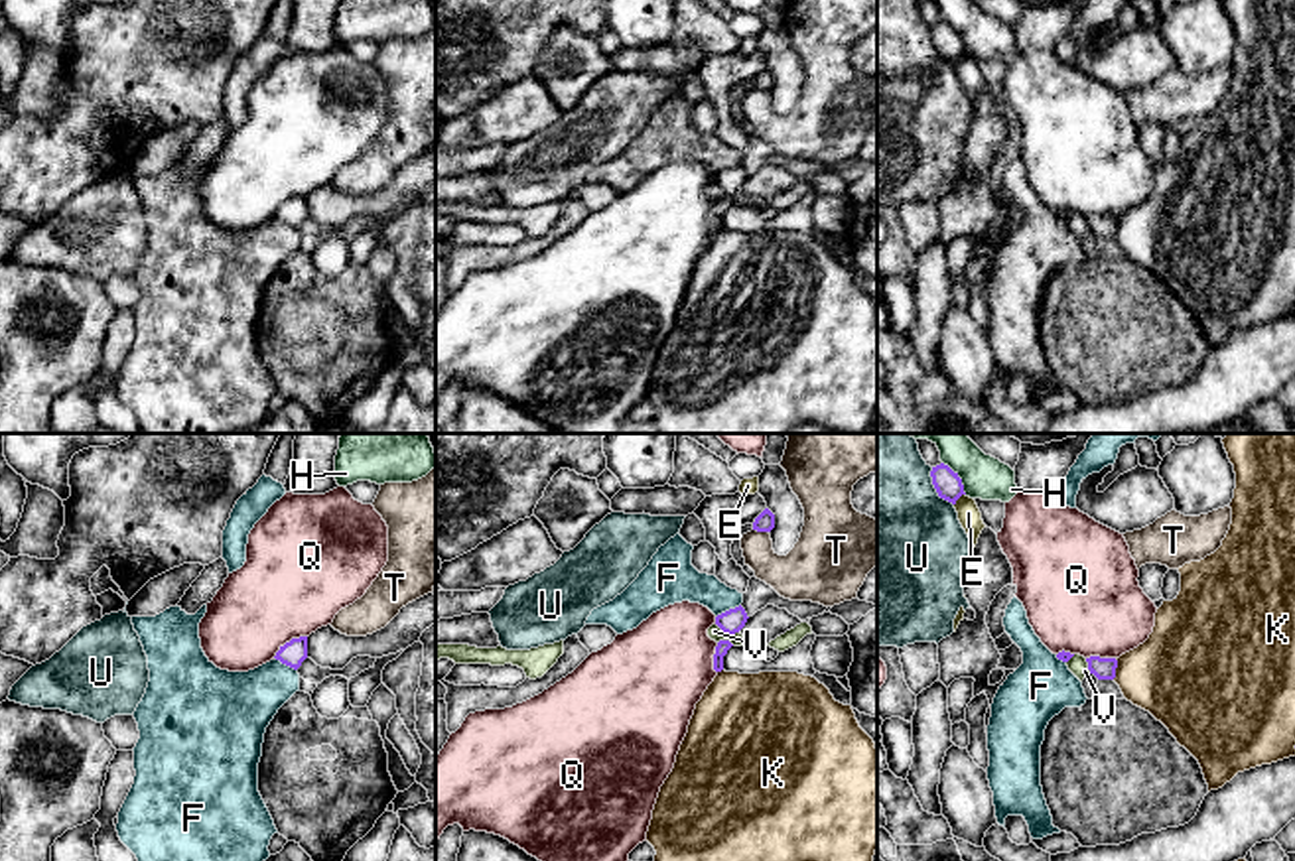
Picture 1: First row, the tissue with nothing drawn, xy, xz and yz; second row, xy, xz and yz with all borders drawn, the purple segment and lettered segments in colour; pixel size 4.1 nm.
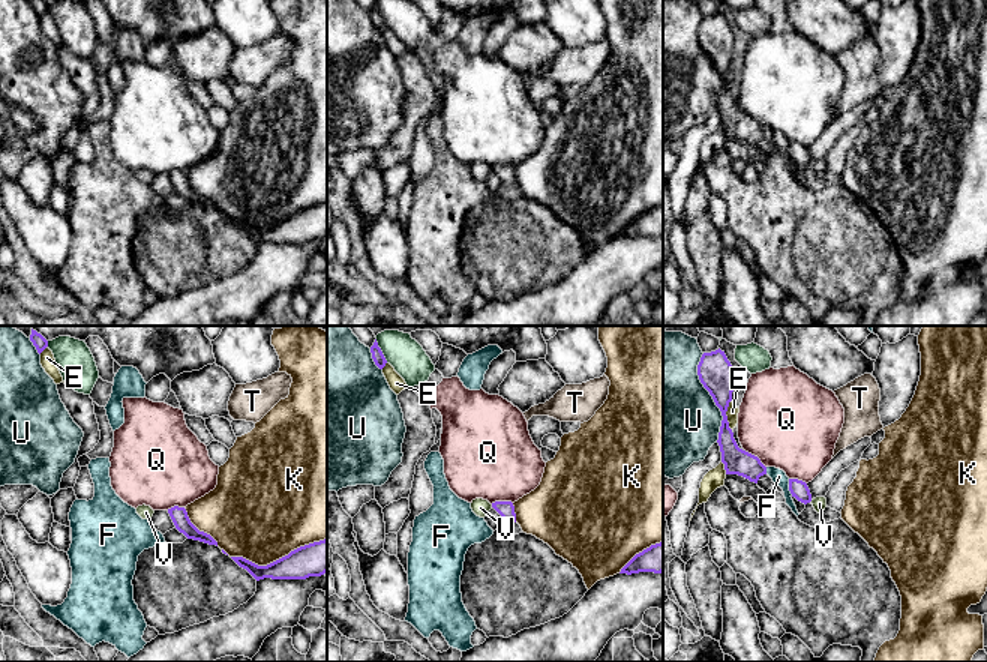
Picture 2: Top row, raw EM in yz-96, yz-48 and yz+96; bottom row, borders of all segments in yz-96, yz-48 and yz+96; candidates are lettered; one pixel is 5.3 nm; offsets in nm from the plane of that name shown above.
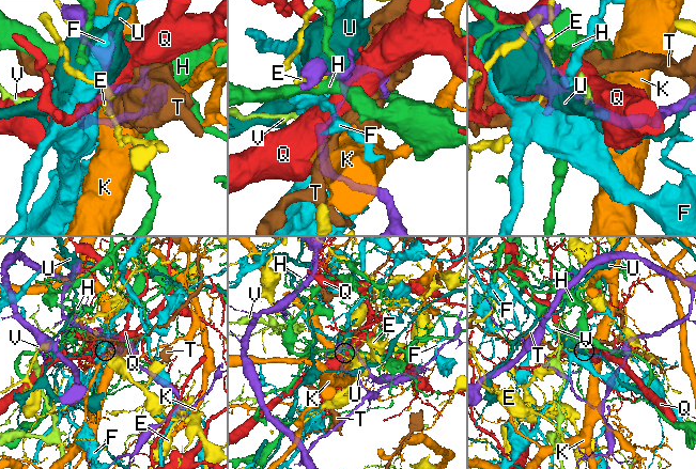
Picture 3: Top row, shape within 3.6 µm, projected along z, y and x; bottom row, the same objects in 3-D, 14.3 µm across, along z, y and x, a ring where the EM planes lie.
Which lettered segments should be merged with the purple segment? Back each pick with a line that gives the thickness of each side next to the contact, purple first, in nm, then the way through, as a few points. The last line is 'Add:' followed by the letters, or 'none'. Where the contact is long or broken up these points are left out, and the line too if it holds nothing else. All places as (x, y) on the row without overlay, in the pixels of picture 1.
Add: none

